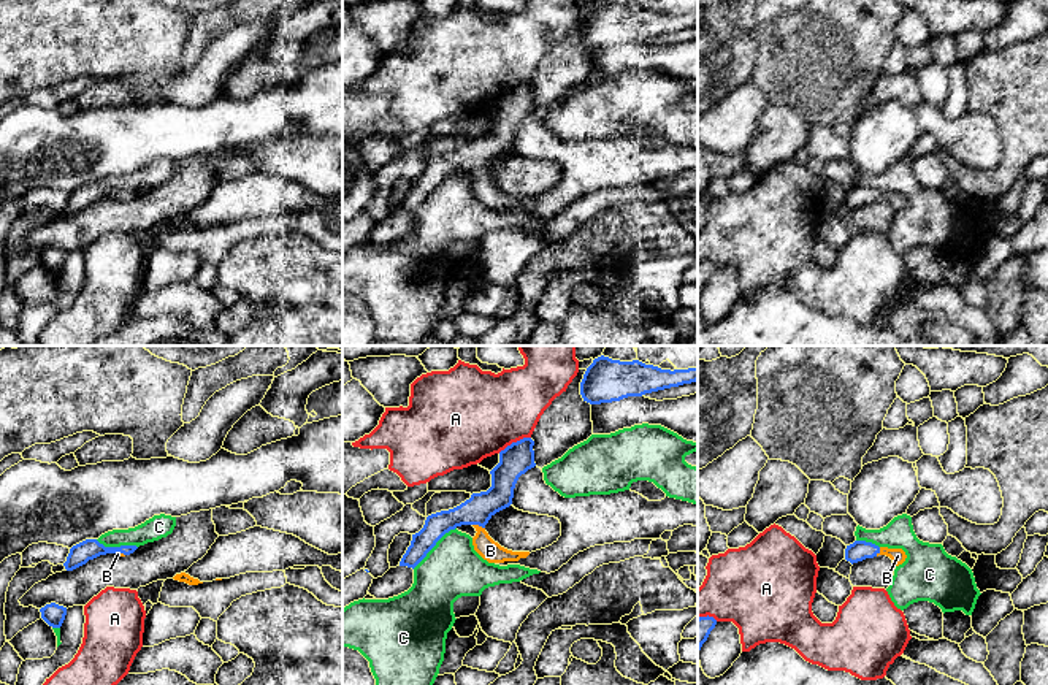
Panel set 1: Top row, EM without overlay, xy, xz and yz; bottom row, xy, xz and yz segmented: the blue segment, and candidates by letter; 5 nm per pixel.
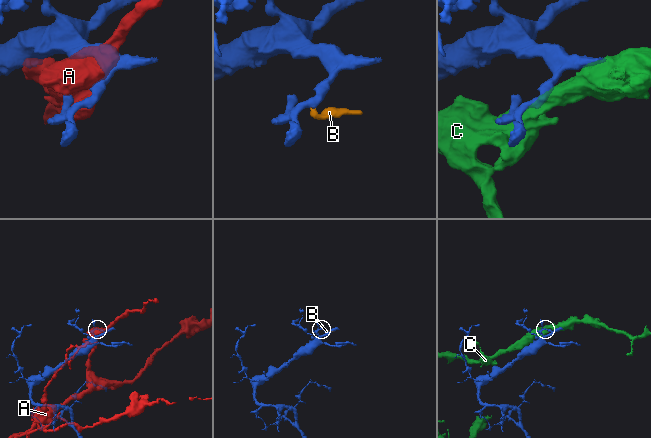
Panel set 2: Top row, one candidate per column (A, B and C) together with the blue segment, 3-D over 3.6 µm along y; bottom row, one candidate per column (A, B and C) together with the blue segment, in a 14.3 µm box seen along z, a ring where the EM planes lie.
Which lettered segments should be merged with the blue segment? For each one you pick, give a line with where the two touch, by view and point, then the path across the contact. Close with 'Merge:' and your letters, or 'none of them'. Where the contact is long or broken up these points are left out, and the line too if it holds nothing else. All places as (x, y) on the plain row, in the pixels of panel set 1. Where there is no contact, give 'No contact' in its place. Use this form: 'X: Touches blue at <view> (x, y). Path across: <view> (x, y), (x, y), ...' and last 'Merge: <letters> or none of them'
B: Touches blue at xz (479, 170). Path across: xz (479, 153), (479, 170), (481, 186), (490, 195)
Merge: B

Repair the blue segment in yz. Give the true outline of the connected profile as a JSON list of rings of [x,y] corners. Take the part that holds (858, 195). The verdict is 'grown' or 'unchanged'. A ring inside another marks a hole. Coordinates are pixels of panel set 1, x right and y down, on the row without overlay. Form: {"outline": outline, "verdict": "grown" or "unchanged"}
{"outline": [[[855,186],[845,193],[845,205],[853,208],[862,206],[866,203],[874,203],[878,200],[886,200],[893,205],[894,211],[899,211],[905,206],[907,200],[902,193],[888,193],[878,192],[872,187]]], "verdict": "grown"}

